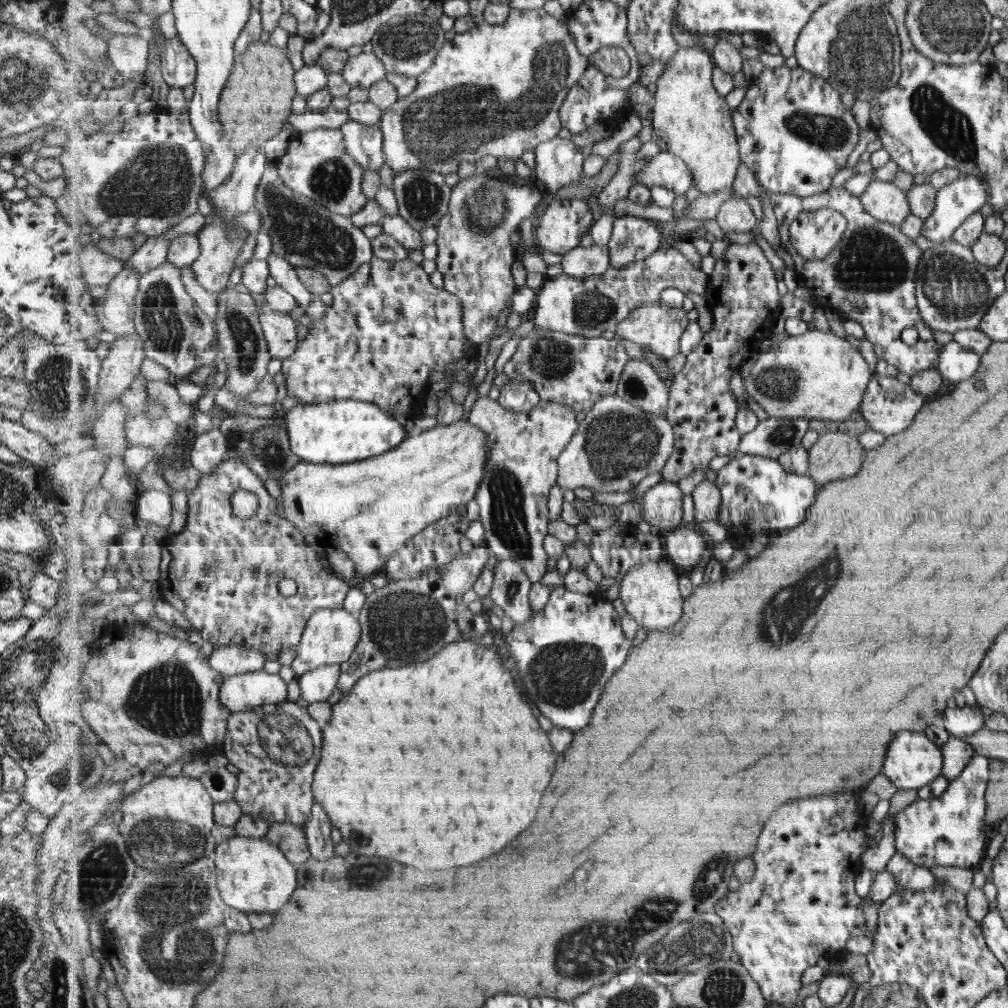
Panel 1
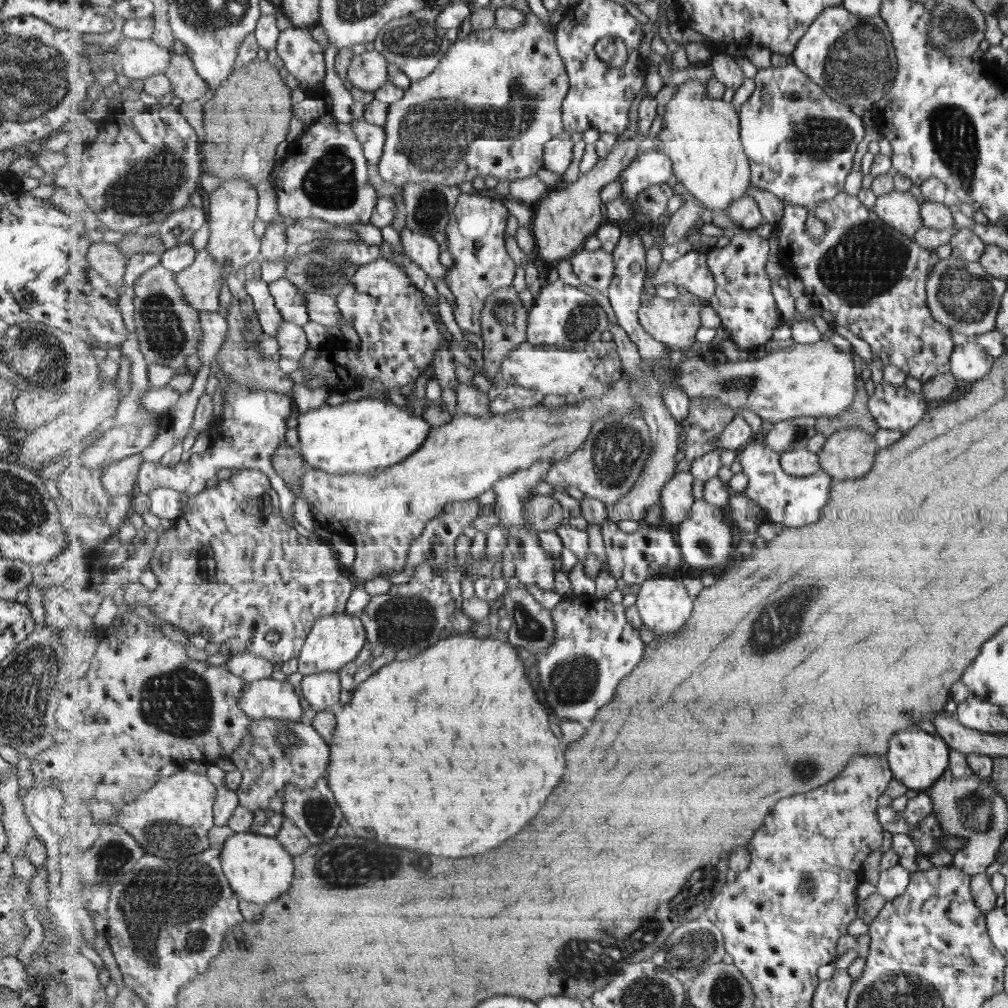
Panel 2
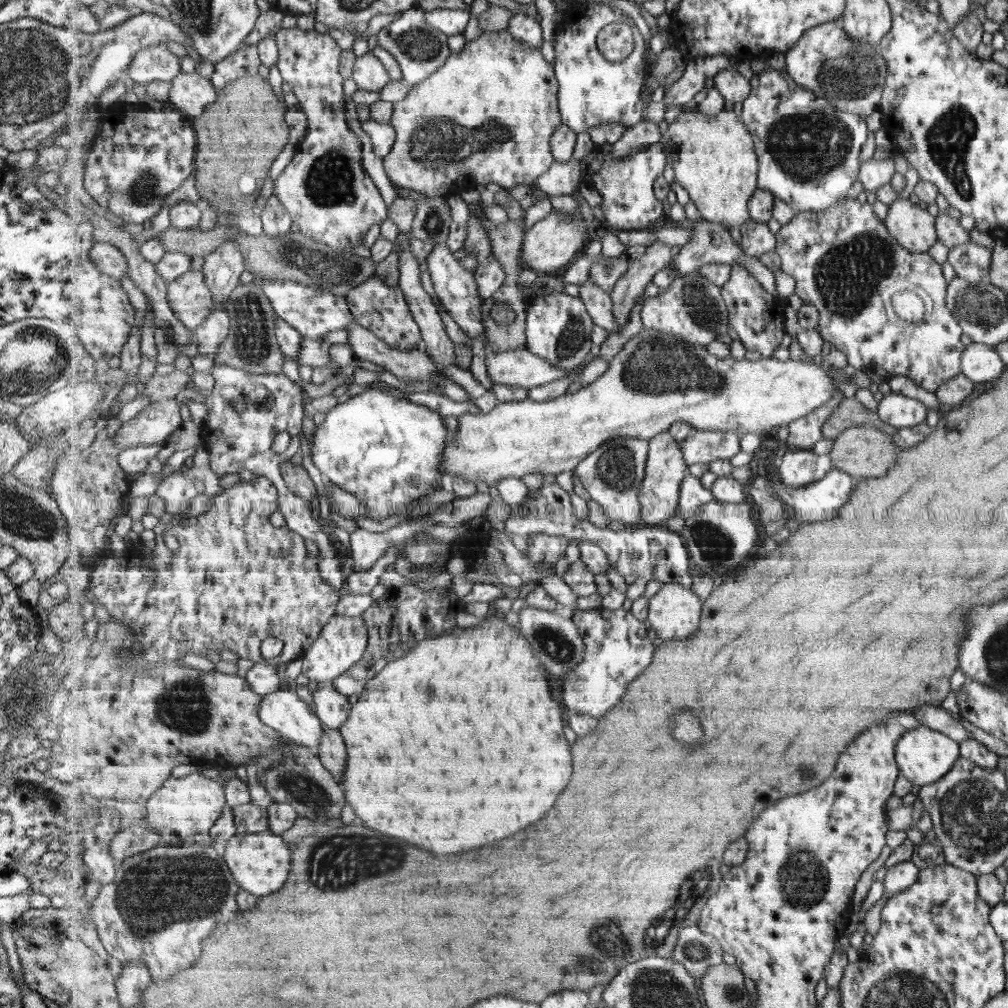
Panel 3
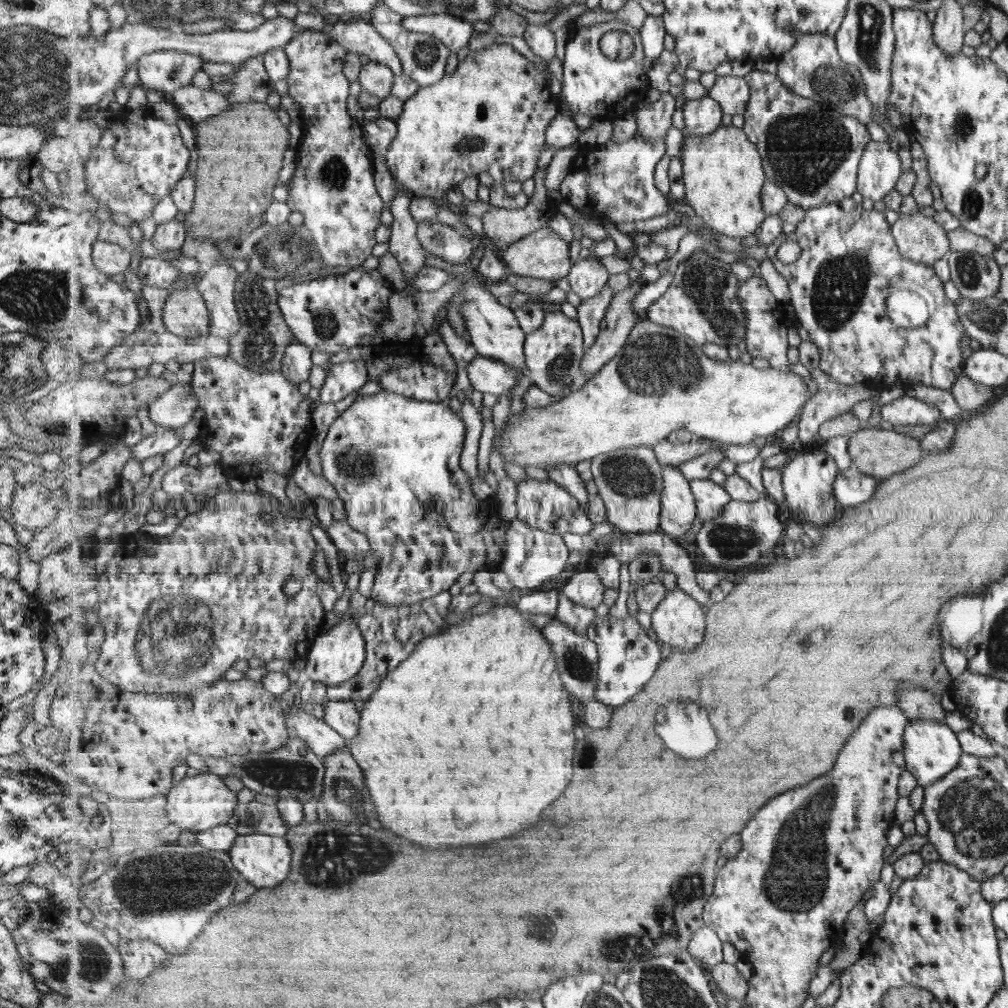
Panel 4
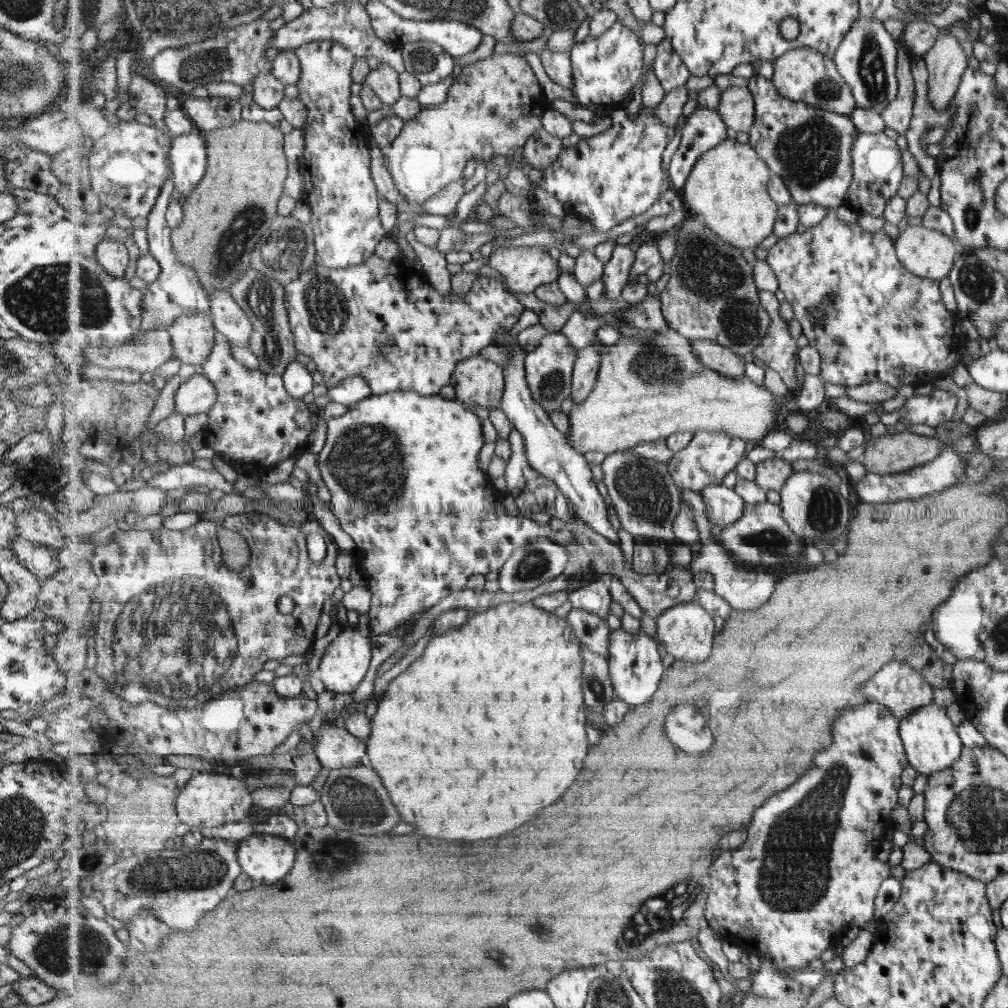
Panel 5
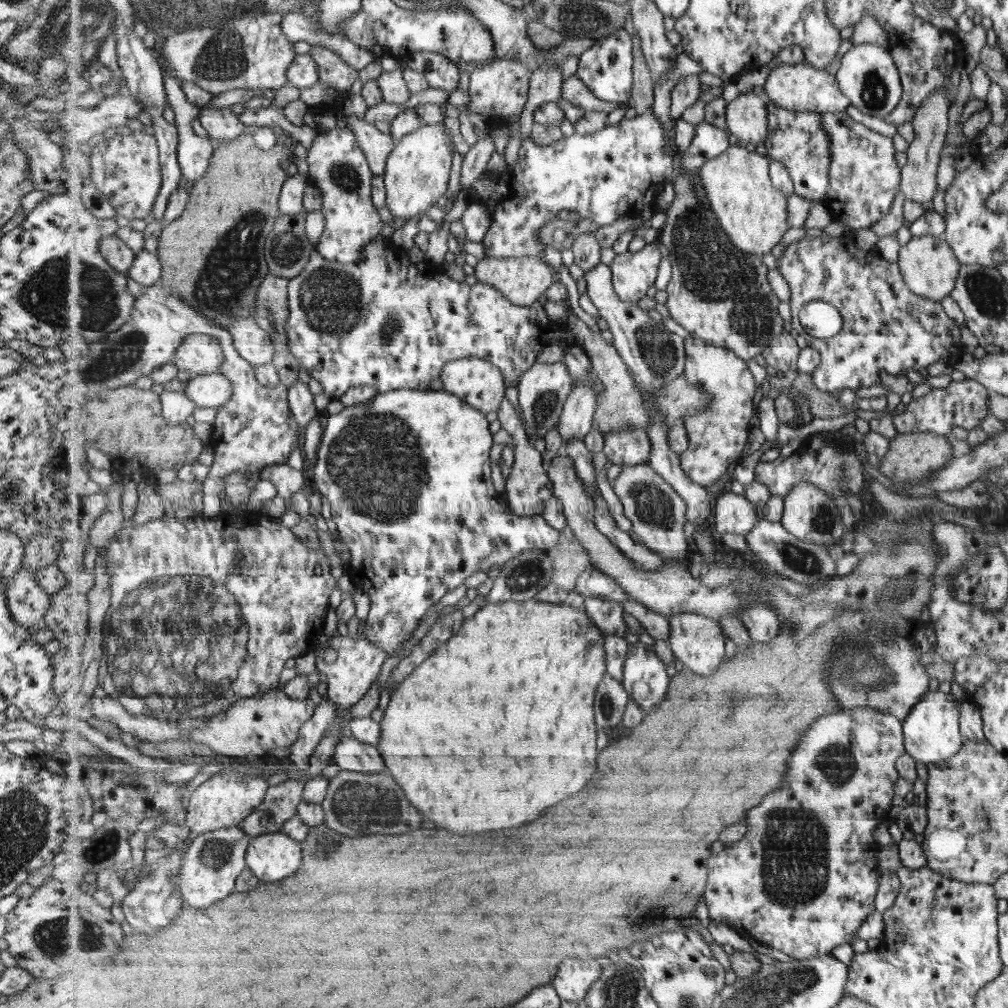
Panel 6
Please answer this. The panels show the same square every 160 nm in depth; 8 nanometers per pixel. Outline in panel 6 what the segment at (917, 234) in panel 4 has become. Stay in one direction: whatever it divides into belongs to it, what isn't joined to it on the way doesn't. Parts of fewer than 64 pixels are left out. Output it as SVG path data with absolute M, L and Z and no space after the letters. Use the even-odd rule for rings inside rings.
M933 235L911 236L909 242L900 247L897 261L908 287L925 297L925 300L937 302L941 302L941 298L951 292L960 268L952 248L949 248L943 238Z

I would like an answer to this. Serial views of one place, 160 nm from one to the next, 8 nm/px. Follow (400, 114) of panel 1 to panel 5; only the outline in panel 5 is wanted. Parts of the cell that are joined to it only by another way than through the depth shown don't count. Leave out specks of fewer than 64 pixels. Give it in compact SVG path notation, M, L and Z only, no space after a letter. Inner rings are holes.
M494 52L490 57L481 59L465 66L448 92L448 99L437 106L425 106L419 116L406 121L405 128L388 148L388 169L400 188L401 194L407 199L411 208L422 206L439 191L443 191L451 183L464 177L465 166L471 160L490 161L495 154L507 156L515 154L516 158L523 155L528 140L544 128L543 116L552 108L533 68L521 56Z

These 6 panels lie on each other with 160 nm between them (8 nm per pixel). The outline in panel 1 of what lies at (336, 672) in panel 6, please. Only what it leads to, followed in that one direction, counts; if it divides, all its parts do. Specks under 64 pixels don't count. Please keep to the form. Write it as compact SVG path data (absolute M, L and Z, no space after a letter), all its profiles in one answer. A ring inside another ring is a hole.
M345 607L340 609L324 608L316 611L312 618L308 620L308 626L305 627L290 667L298 678L314 668L324 667L328 664L344 663L352 658L361 637L361 621L357 615L349 612Z

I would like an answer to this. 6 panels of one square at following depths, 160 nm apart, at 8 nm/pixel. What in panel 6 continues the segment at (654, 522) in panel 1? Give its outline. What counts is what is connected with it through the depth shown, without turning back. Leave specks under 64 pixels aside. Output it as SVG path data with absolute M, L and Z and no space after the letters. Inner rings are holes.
M723 490L714 497L714 534L742 534L746 536L761 519L763 511L744 494Z

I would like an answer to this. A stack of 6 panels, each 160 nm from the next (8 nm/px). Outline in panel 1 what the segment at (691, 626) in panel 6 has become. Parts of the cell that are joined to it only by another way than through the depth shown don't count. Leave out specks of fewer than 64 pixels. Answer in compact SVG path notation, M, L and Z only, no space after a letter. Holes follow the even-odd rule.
M670 559L639 563L620 581L619 597L624 608L641 627L649 631L665 631L680 622L685 598L679 586L679 574Z

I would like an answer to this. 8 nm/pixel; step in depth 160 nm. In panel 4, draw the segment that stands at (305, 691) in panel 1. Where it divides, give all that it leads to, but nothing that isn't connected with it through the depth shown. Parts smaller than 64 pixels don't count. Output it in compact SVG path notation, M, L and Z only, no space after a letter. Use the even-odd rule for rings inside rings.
M354 701L325 702L324 721L341 733L349 742L359 734L361 713L357 710Z

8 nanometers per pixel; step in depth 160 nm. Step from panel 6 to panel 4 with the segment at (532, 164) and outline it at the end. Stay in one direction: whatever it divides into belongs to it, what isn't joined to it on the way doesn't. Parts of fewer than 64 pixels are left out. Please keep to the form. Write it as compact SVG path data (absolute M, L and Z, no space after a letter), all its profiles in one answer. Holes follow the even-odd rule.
M647 15L640 32L646 54L644 69L648 74L648 72L653 68L651 67L651 62L653 62L655 58L659 58L661 52L666 49L665 38L667 38L668 32L664 23L664 16ZM638 133L620 143L609 139L603 144L581 148L560 185L561 196L576 209L601 214L610 224L666 215L672 198L665 196L656 185L656 168L664 156L663 139L646 141Z

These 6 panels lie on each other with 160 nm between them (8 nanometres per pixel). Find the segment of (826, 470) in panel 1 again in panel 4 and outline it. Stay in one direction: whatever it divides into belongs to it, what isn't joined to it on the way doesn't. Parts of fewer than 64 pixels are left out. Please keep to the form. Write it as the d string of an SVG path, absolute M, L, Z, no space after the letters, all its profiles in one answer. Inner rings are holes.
M868 427L855 431L848 438L848 452L852 466L865 473L867 476L875 476L887 479L913 467L921 458L924 452L920 450L919 440L903 436L899 432Z

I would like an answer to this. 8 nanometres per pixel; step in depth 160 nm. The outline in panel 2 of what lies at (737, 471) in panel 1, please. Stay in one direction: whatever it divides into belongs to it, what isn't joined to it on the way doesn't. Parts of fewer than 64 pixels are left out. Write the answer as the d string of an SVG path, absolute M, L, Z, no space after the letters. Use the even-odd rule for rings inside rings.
M743 409L742 412L746 421L754 428L754 440L743 448L742 454L739 455L742 473L748 477L744 494L768 512L769 521L779 522L785 529L799 528L821 520L835 480L825 471L811 476L793 476L785 472L780 461L781 454L765 445L765 436L761 431L763 419L751 409Z

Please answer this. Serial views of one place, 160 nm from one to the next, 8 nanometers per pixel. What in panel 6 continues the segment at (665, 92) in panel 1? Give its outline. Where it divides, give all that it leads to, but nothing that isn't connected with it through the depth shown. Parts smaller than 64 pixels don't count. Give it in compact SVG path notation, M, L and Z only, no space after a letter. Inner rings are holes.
M738 143L695 171L706 199L733 244L745 252L761 256L769 254L791 227L788 221L789 196L773 184L770 161L751 147Z

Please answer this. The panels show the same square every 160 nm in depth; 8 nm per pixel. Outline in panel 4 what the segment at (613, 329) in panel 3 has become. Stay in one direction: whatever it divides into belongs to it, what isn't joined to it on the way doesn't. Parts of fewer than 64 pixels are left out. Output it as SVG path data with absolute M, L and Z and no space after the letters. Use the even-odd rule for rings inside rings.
M591 255L586 259L578 260L566 278L581 302L587 302L595 298L607 286L611 275L599 258Z

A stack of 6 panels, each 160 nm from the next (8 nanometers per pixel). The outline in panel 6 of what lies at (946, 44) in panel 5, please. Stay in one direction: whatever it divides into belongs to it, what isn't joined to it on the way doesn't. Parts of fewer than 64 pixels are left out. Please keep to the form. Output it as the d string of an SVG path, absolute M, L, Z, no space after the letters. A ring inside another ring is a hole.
M939 88L935 94L931 94L913 115L912 125L915 136L910 142L907 153L908 163L902 167L902 181L900 190L906 196L906 200L922 204L924 213L932 211L931 197L936 189L935 170L939 164L939 153L944 147L943 138L947 130L947 111L950 106L946 90Z

